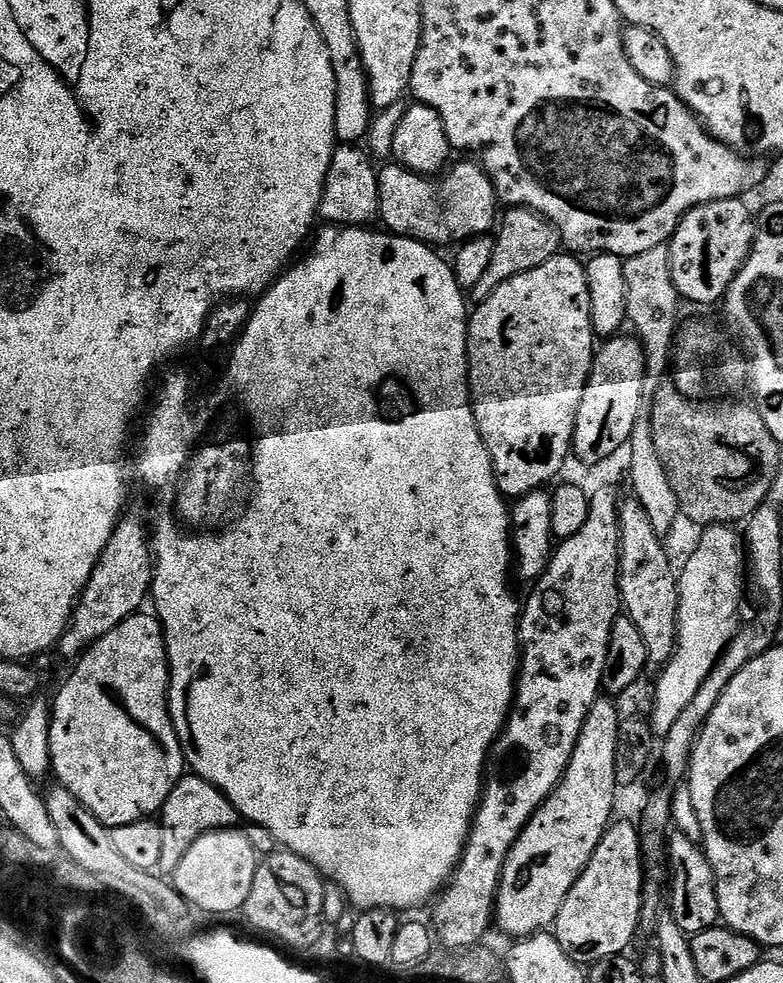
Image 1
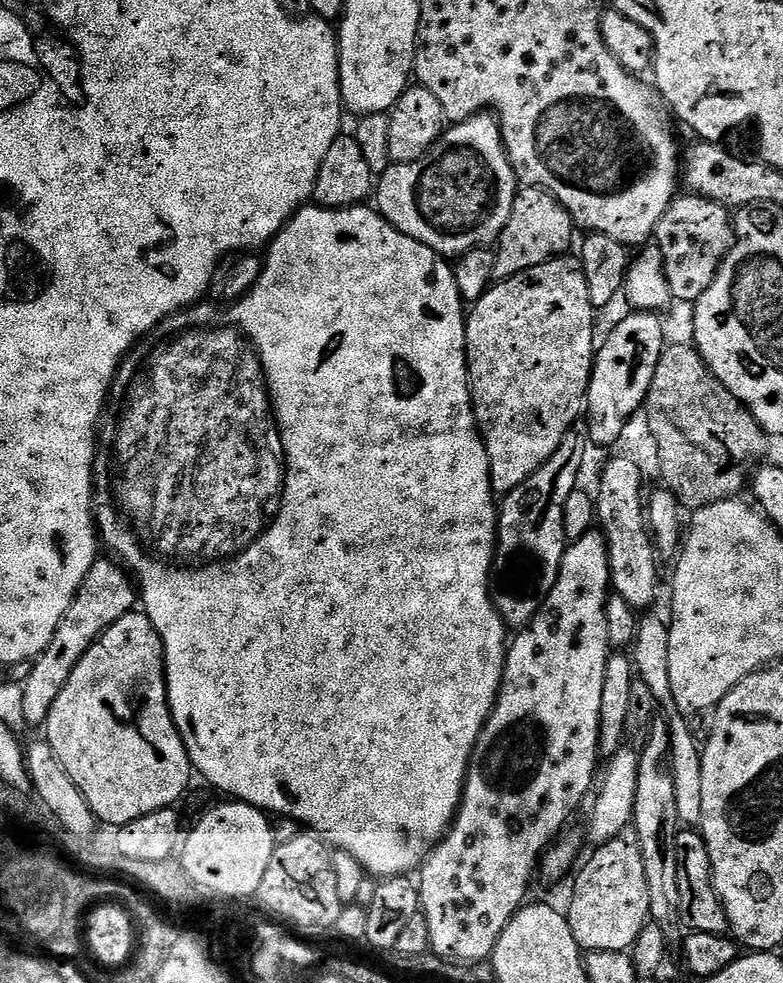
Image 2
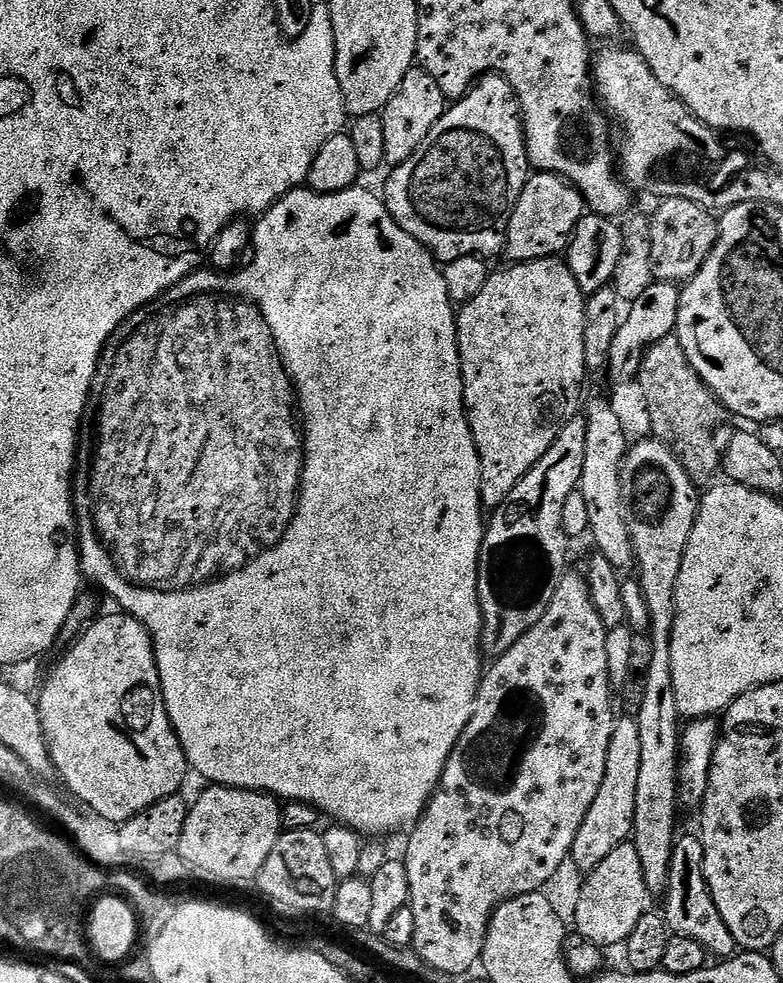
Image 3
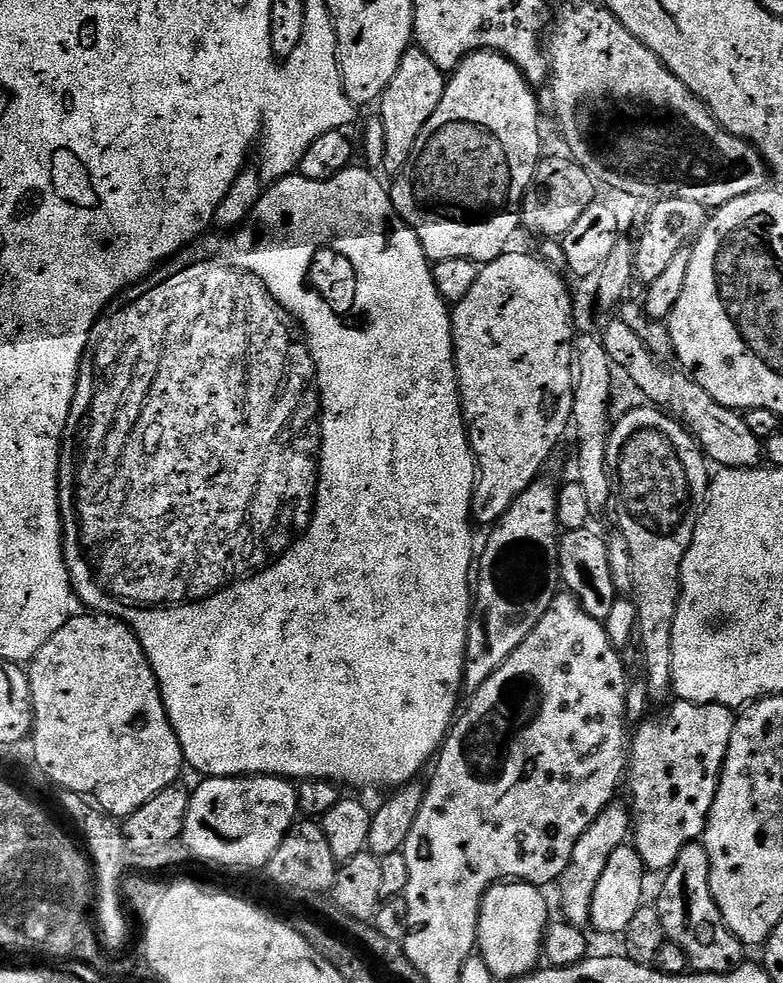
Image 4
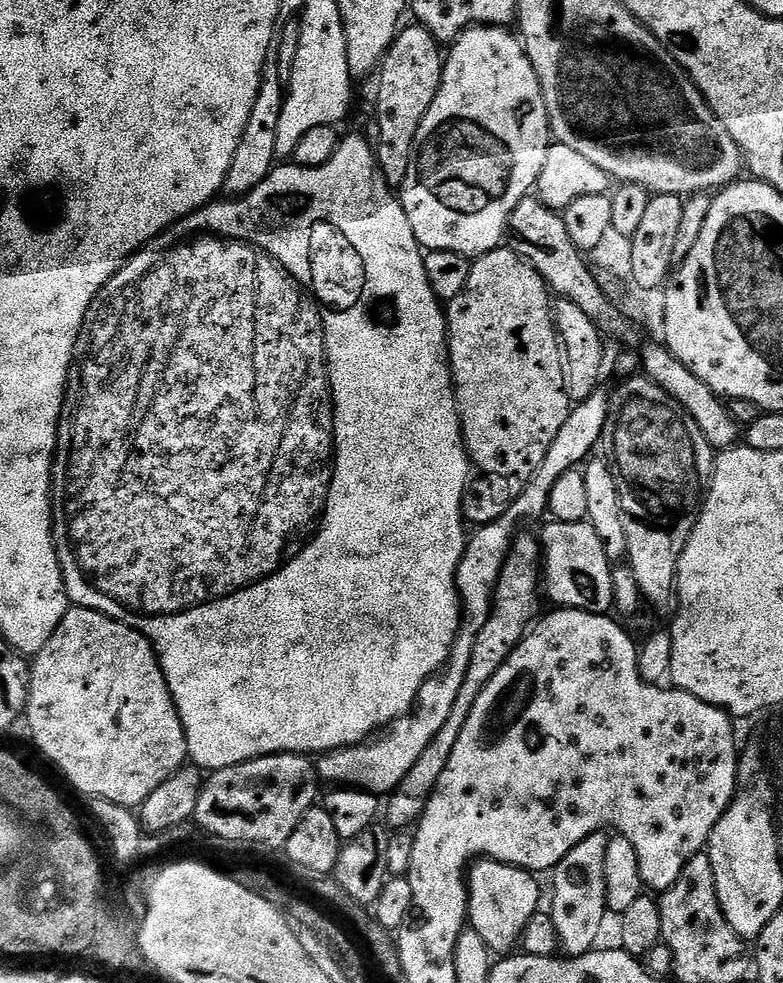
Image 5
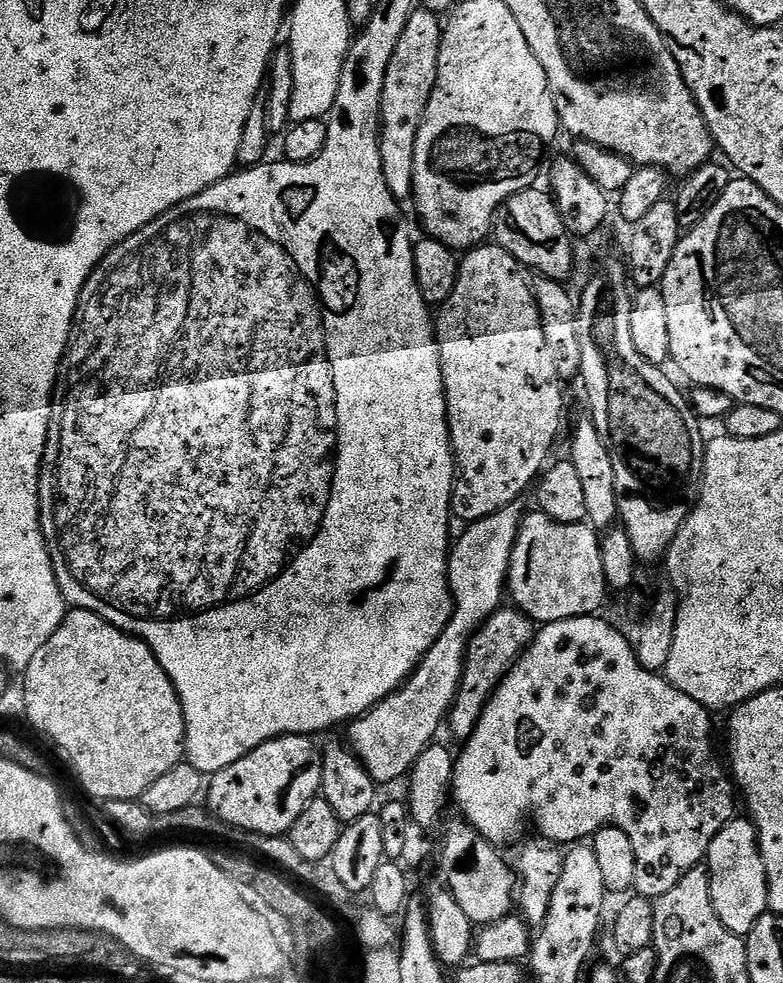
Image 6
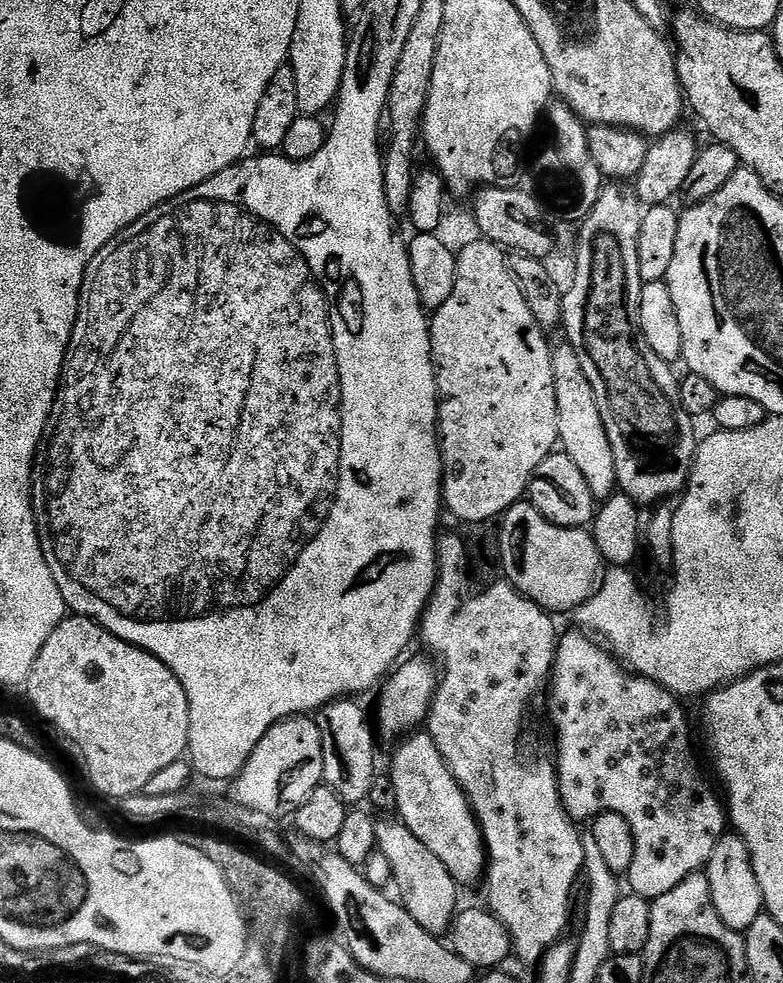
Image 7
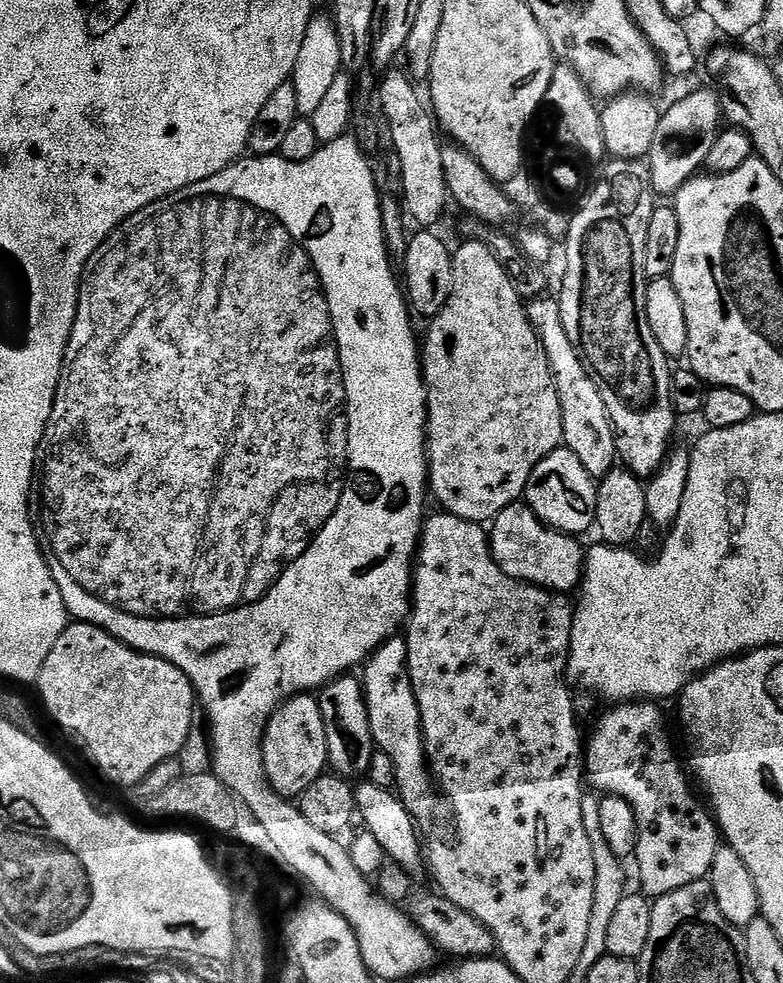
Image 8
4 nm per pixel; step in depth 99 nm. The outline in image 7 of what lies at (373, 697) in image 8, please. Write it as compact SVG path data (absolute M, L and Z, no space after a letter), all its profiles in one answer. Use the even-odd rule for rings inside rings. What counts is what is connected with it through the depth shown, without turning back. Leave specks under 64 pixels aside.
M417 730L397 744L400 745L392 756L390 775L397 794L395 811L398 819L407 826L410 834L414 834L414 838L418 838L418 842L422 842L422 846L430 846L430 851L442 861L446 870L450 870L457 885L479 885L486 871L484 836L472 813L468 795L454 778L427 730Z

